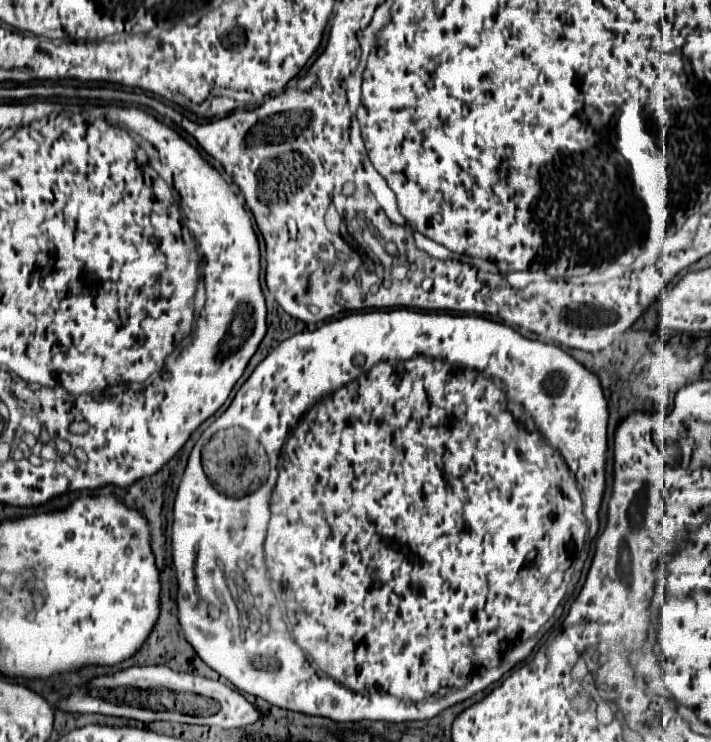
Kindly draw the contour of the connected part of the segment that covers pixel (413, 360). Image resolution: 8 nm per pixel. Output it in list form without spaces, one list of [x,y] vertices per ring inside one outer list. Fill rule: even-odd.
[[[406,308],[386,312],[374,310],[331,320],[316,330],[306,330],[280,342],[280,346],[272,350],[256,366],[252,376],[242,384],[226,412],[222,412],[197,440],[188,458],[182,482],[178,486],[174,502],[176,534],[172,542],[172,556],[178,576],[178,618],[184,628],[186,640],[196,648],[198,656],[210,668],[214,668],[220,676],[228,678],[240,692],[260,696],[280,708],[290,708],[294,712],[304,712],[312,716],[324,716],[334,722],[410,722],[434,718],[444,708],[462,702],[472,694],[482,692],[490,682],[500,680],[510,668],[514,668],[514,664],[518,664],[532,652],[536,642],[532,642],[530,638],[542,636],[546,632],[544,624],[550,620],[550,616],[556,612],[558,604],[566,596],[566,588],[572,580],[572,574],[580,572],[584,560],[588,558],[586,541],[592,542],[599,530],[598,508],[604,492],[604,464],[608,448],[606,426],[608,404],[596,374],[576,362],[562,348],[554,344],[544,344],[540,340],[524,338],[510,326],[483,316],[436,312],[430,314]],[[230,426],[242,426],[242,430],[246,430],[252,438],[260,442],[266,454],[265,482],[261,483],[258,490],[248,492],[248,496],[244,498],[230,498],[226,494],[220,494],[220,490],[206,476],[202,464],[202,448],[214,434],[228,430]],[[196,538],[198,542],[202,538],[208,538],[212,540],[212,544],[222,544],[222,540],[228,540],[228,546],[234,548],[236,556],[244,558],[250,568],[256,568],[256,572],[260,572],[264,580],[268,580],[268,566],[270,578],[282,582],[284,590],[289,592],[290,619],[286,624],[290,624],[292,630],[288,630],[289,625],[286,626],[282,618],[272,618],[268,620],[270,626],[266,634],[252,634],[250,630],[242,632],[238,616],[212,616],[208,604],[200,600],[200,594],[196,592]],[[472,680],[476,690],[458,690],[466,688]],[[380,694],[390,694],[394,698],[394,704],[380,704]]]

